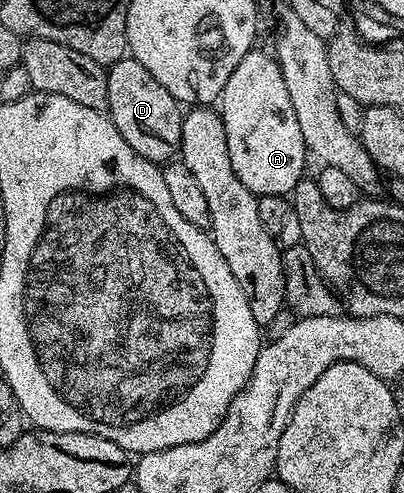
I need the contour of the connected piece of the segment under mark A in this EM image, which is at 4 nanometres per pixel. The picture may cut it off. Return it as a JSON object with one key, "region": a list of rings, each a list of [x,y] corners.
{"region":[[[259,50],[248,52],[246,58],[242,58],[242,62],[238,62],[238,66],[234,66],[234,74],[230,74],[230,82],[226,82],[224,93],[220,95],[218,111],[222,122],[226,126],[226,146],[230,146],[230,166],[234,166],[234,174],[238,174],[242,186],[246,186],[246,190],[253,192],[256,197],[265,196],[266,194],[274,194],[275,196],[288,196],[291,194],[294,186],[298,186],[298,182],[305,179],[306,176],[306,172],[304,172],[306,149],[302,138],[302,130],[298,126],[298,118],[294,114],[294,106],[290,103],[290,94],[286,91],[286,78],[282,78],[282,70],[278,66],[275,55],[268,53],[267,56],[266,53],[259,52]]]}

